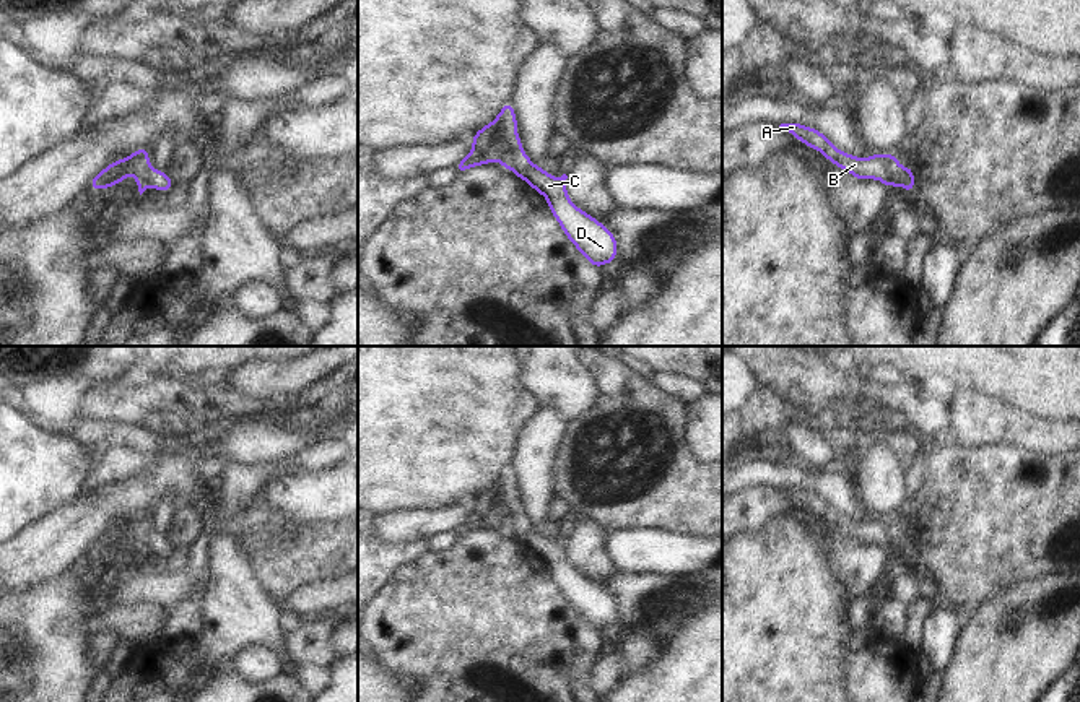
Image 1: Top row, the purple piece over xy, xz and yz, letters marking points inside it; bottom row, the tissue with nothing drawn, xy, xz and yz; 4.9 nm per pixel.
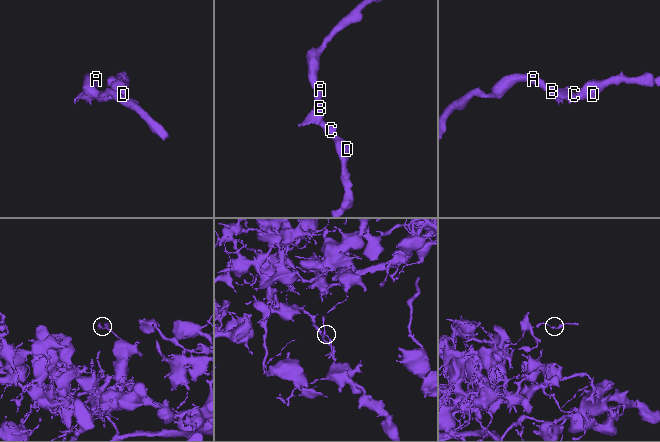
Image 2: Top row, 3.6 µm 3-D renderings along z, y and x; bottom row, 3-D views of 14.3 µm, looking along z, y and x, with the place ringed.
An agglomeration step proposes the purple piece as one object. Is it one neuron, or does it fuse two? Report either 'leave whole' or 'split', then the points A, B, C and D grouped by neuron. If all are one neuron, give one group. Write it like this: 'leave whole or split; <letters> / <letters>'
leave whole; A B C D

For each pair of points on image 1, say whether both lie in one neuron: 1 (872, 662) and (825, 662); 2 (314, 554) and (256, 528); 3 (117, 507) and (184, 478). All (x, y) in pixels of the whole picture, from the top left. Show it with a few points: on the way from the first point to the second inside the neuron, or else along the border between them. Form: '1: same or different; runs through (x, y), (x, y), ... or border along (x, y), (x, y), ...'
1: different; border along (848, 652), (844, 684)
2: same; runs through (300, 554), (283, 554), (270, 541)
3: same; runs through (134, 494), (160, 478), (168, 478)

